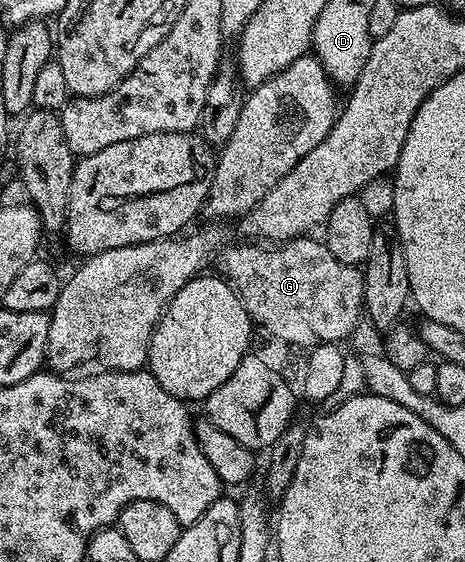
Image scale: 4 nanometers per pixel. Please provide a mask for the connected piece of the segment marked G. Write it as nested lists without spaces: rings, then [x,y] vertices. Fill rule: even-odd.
[[[305,235],[279,243],[229,244],[218,257],[219,276],[240,296],[253,326],[261,325],[288,345],[344,343],[364,313],[363,272],[334,259],[323,240],[314,238]]]

